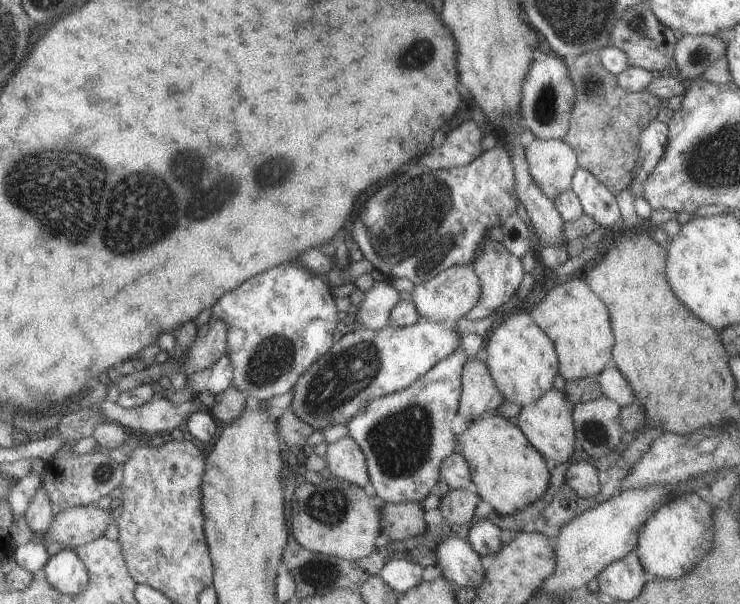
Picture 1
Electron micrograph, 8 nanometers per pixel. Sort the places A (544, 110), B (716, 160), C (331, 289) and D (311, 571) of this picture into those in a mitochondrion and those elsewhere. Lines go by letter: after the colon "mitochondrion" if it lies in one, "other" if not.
A: mitochondrion
B: mitochondrion
C: other
D: mitochondrion

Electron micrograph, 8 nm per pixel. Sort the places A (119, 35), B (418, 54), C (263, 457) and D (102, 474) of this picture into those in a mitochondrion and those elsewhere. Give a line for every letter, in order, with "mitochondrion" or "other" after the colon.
A: other
B: mitochondrion
C: other
D: mitochondrion

